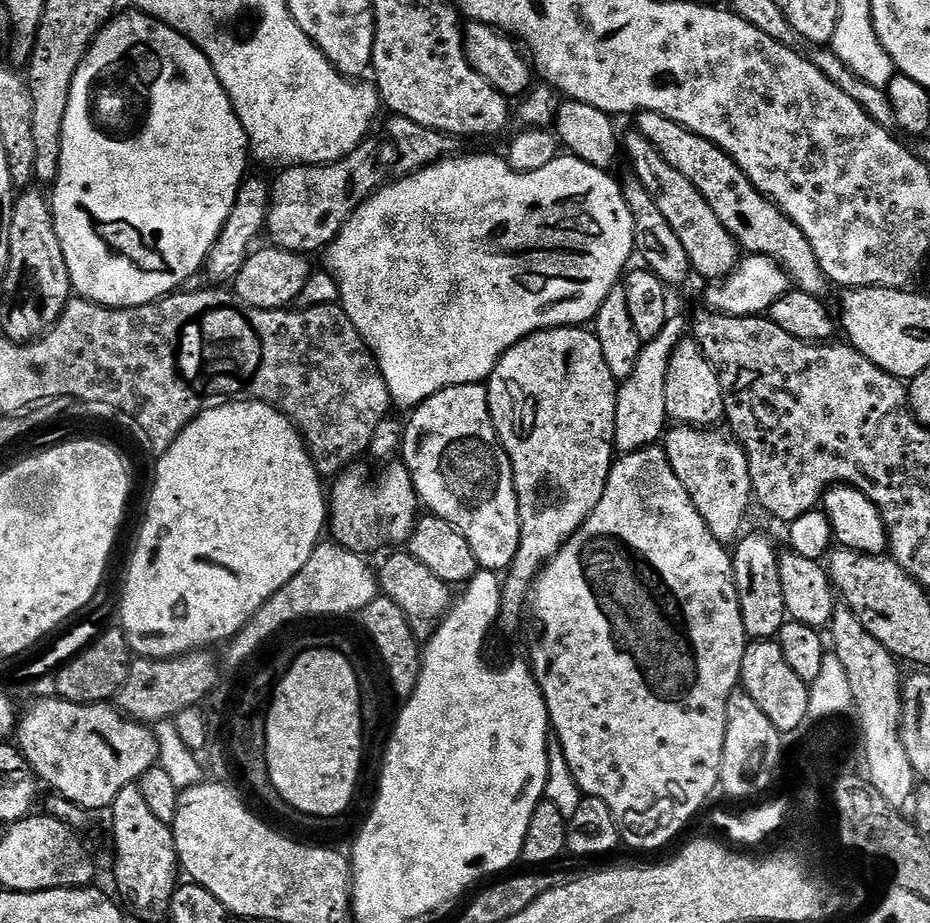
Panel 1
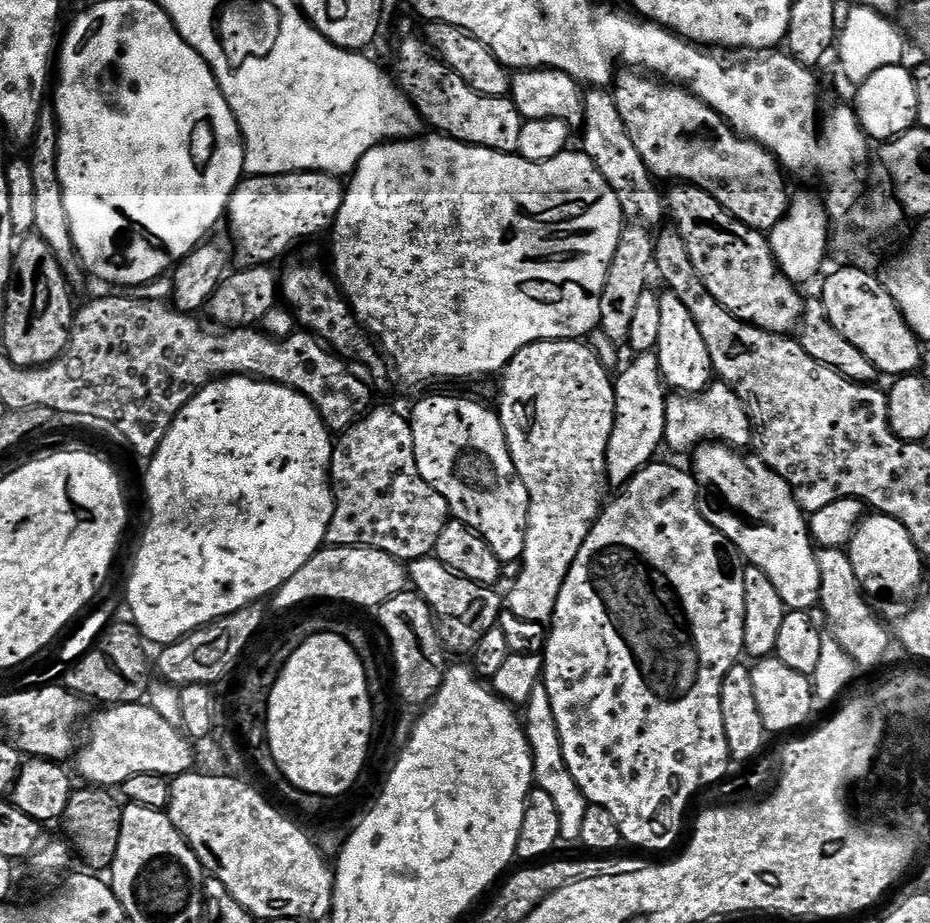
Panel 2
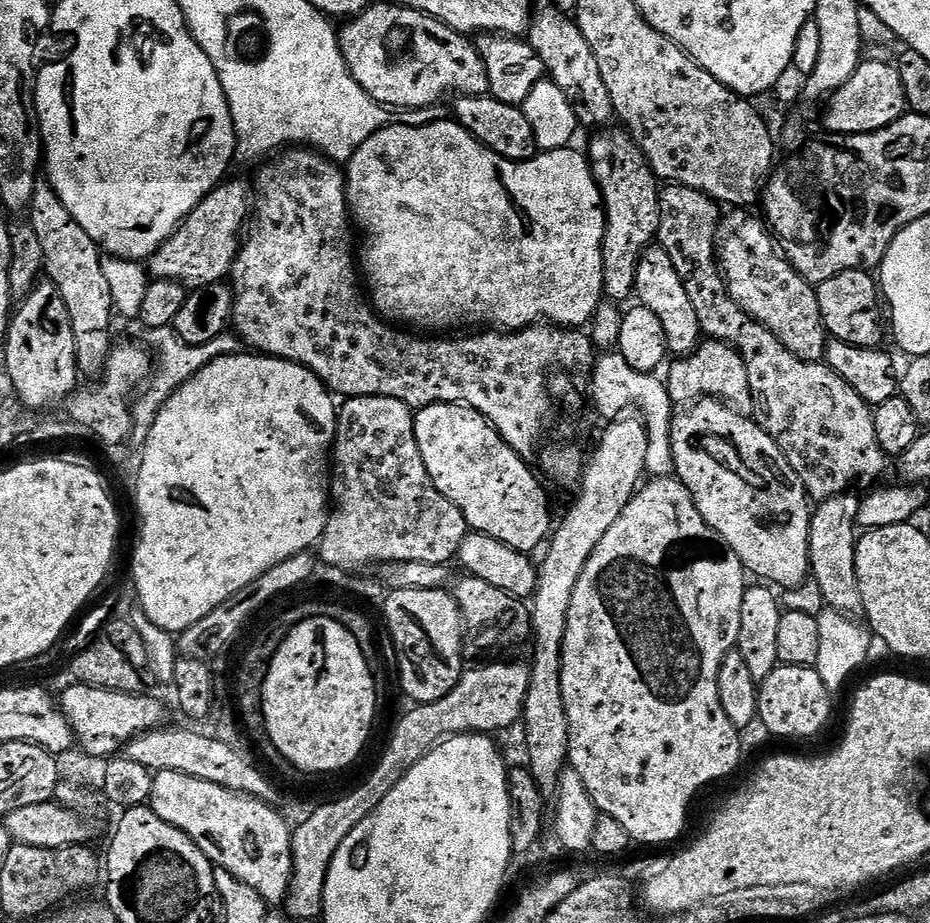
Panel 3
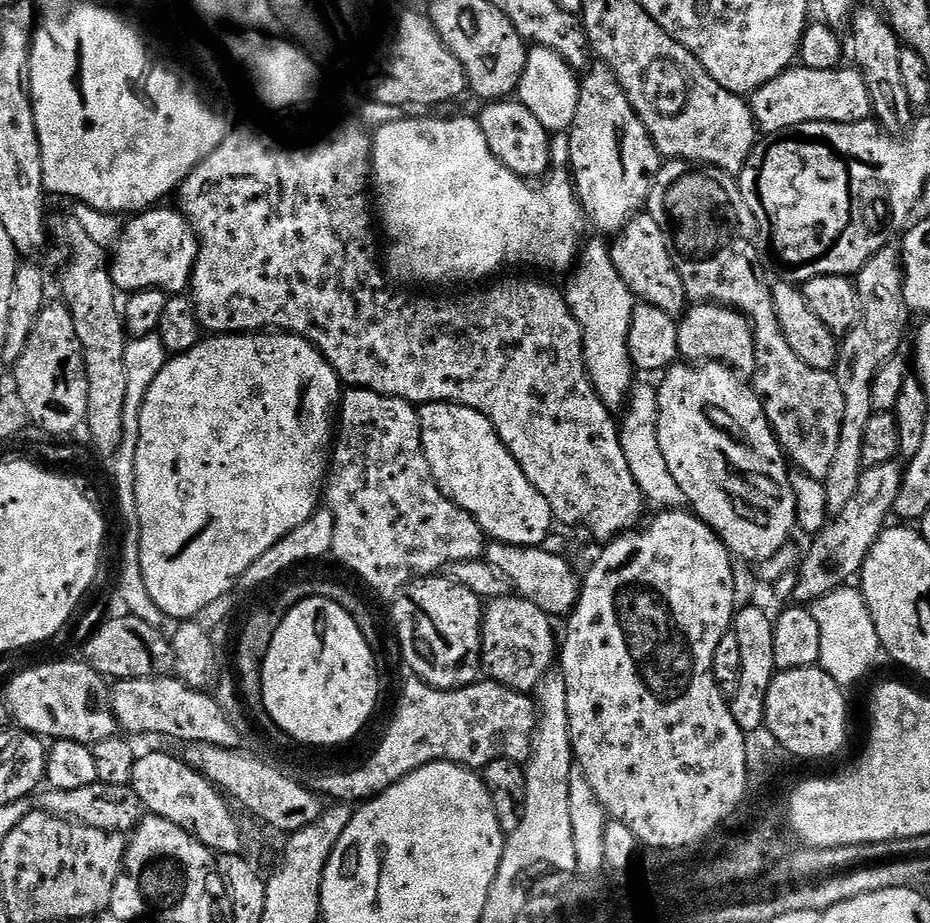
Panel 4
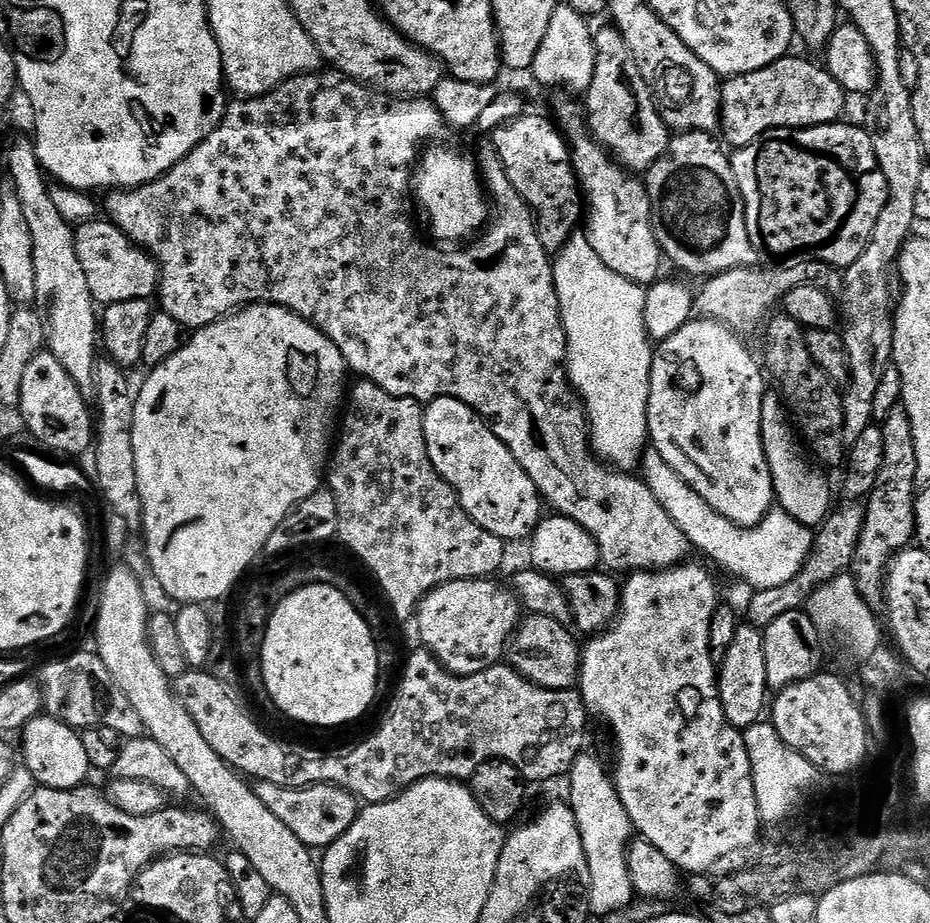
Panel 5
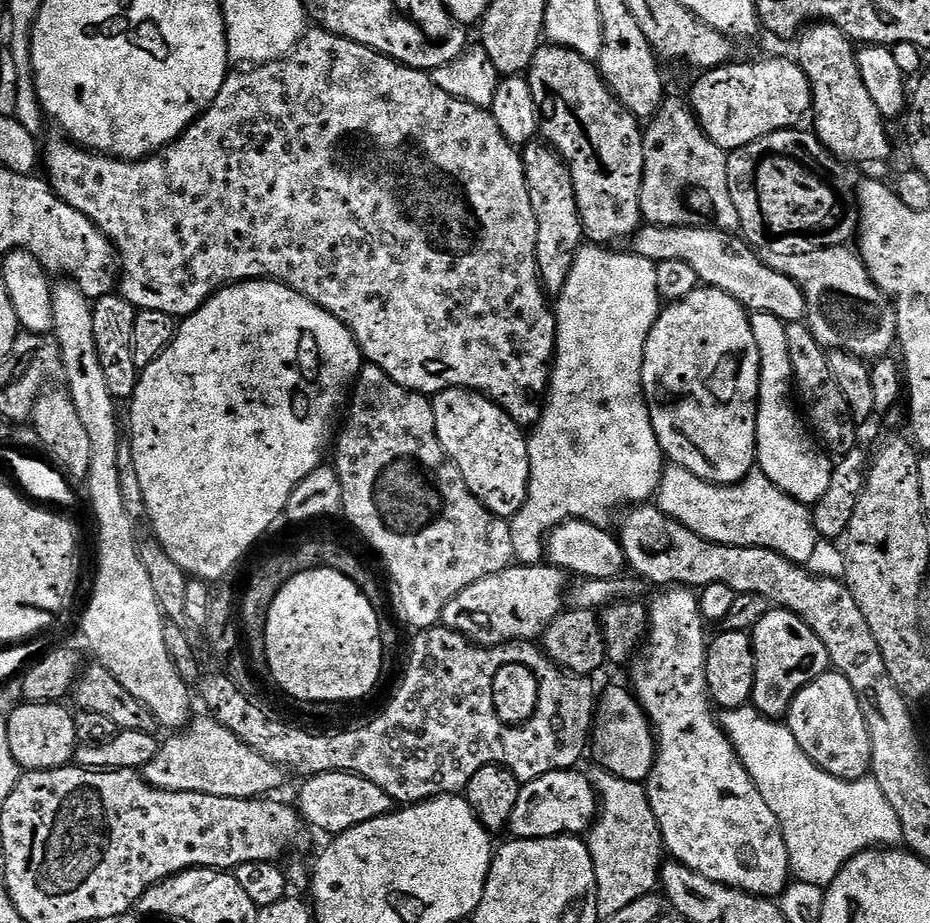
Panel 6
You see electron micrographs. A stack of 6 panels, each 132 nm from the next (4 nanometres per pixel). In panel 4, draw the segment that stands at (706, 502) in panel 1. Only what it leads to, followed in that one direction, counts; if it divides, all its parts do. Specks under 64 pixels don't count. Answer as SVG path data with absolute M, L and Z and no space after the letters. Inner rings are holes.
M693 303L679 317L678 346L680 356L688 362L719 362L741 374L756 370L756 337L752 335L752 325L743 312L727 304Z

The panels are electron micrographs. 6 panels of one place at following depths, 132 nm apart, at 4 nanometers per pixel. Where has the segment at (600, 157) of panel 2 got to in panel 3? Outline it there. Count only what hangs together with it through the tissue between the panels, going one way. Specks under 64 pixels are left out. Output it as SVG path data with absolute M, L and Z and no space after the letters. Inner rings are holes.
M555 6L535 9L531 17L526 39L532 49L542 58L544 71L566 94L570 106L576 115L577 125L584 124L591 130L600 130L611 125L614 120L610 90L606 90L606 82L602 82L602 73L598 71L598 58L594 58L594 50L590 50L590 42L582 34L575 19L567 12L561 12Z

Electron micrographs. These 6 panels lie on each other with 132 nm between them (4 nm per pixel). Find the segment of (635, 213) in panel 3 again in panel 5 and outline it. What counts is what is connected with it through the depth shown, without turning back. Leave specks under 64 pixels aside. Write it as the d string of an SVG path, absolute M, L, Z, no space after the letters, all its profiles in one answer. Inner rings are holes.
M597 27L594 32L596 65L586 93L588 130L625 168L644 174L668 149L670 129L656 107L646 78L642 78L642 70L638 70L638 62L634 62L634 54L630 54L630 46L616 27L607 27Z

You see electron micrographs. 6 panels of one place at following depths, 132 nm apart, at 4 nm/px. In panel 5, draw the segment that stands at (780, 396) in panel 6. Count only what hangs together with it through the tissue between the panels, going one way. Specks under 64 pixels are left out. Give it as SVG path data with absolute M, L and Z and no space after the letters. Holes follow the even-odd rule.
M776 394L765 395L762 402L762 446L766 450L766 462L774 482L776 504L808 528L815 529L823 524L834 508L832 488L827 478L819 472L821 469L806 455L805 445Z

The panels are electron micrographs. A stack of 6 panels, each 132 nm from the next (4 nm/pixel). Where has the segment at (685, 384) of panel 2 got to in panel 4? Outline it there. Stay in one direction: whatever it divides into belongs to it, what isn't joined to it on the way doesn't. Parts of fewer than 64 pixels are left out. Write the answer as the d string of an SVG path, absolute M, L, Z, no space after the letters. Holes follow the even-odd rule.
M637 214L622 231L615 233L613 240L616 241L610 244L612 261L622 282L626 282L637 301L658 306L658 310L666 310L666 314L679 317L685 311L689 298L682 274L678 274L674 266L674 258L670 254L666 234L662 234L662 226L658 226L658 222L654 222L650 215Z

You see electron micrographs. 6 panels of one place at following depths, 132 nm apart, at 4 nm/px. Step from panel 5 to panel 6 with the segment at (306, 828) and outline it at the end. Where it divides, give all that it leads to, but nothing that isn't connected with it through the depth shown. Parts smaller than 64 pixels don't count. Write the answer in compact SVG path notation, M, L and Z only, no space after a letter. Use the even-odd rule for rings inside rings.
M323 772L307 777L303 782L298 811L311 827L313 824L324 832L345 832L354 826L362 826L362 822L384 816L394 808L394 801L390 794L386 794L386 790L382 790L382 786L374 786L374 782L349 772Z

